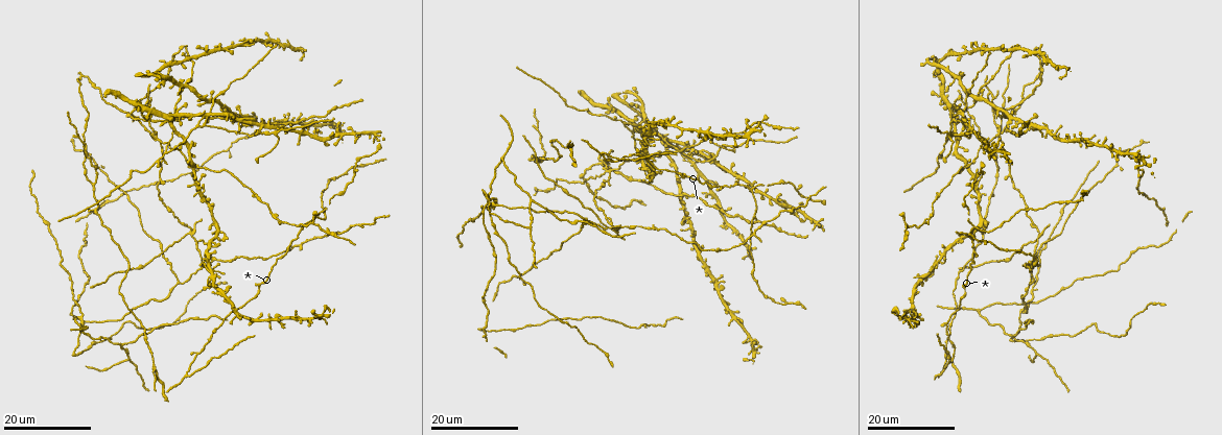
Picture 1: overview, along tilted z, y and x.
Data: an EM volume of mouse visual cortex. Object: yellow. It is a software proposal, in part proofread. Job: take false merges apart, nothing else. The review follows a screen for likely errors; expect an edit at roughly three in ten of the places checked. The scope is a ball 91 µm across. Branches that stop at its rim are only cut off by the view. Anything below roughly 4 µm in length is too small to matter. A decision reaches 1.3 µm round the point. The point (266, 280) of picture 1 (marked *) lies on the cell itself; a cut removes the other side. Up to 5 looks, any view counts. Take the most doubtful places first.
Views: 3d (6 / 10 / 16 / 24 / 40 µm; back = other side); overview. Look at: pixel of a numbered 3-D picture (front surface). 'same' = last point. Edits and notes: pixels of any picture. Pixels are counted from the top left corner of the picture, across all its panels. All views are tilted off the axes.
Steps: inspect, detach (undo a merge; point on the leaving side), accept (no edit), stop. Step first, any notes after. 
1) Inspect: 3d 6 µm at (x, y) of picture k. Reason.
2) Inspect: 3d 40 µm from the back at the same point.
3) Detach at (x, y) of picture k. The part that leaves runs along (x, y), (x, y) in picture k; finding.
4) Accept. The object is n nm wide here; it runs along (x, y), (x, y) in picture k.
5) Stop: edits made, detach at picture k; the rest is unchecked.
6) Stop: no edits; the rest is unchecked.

Inspect: 3d 24 µm at (531, 230) of picture 1. Branch point.

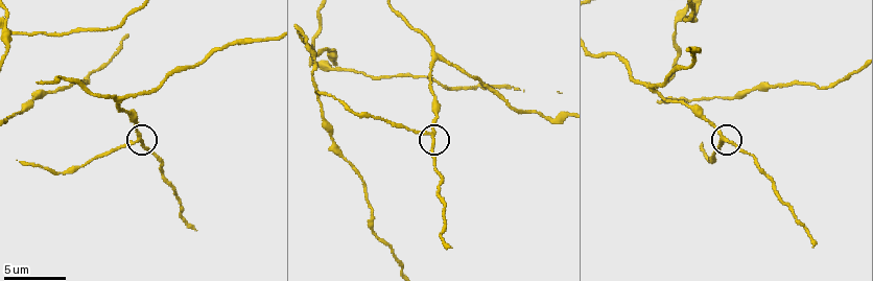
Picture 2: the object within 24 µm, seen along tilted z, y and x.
Inspect: 3d 6 µm at (433, 137) of picture 2.

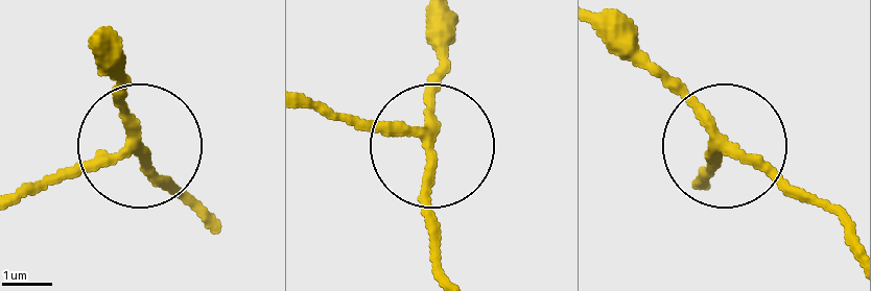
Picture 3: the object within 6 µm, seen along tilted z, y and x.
Accept. The object is 200 nm wide here; it runs along (436, 18), (439, 73), (423, 134), (326, 107) in picture 3; one cell here.

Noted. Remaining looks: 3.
Inspect: 3d 16 µm at (155, 368) of picture 1. Thin arm on a thick one.

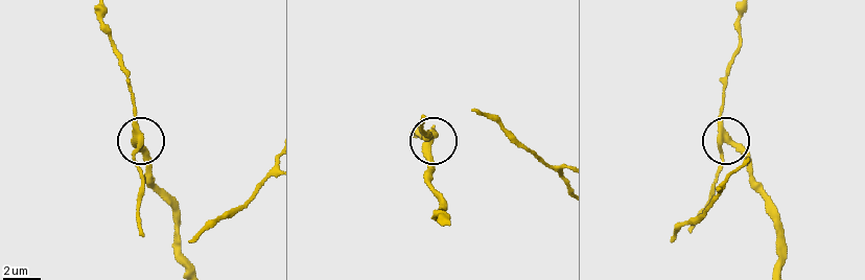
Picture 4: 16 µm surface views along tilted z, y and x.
Inspect: 3d 10 µm at (729, 139) of picture 4.

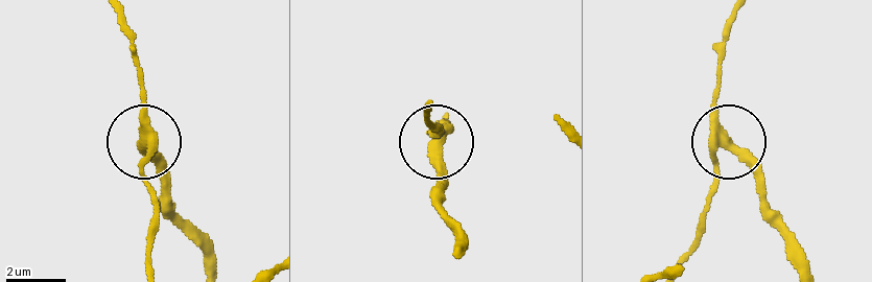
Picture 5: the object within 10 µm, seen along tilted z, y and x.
Detach at (437, 163) of picture 5. The side arm is 6 µm long; 3 arms meet here; two cells meet here.

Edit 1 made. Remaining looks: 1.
Stop: edits made, detach at picture 5; the rest is unchecked.

